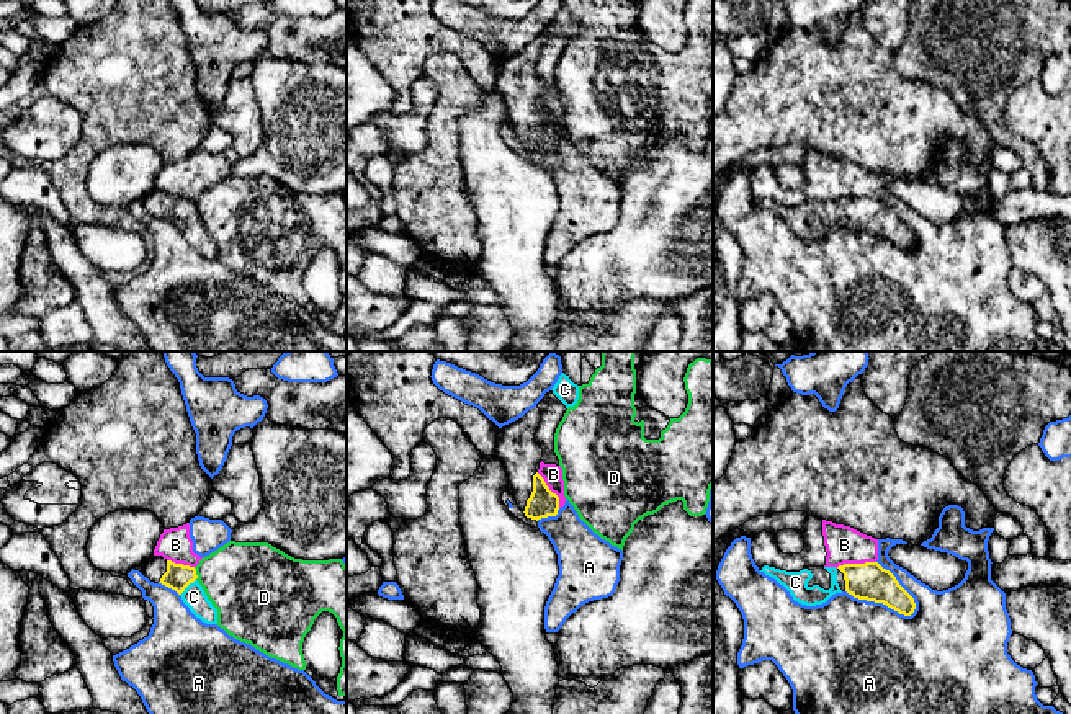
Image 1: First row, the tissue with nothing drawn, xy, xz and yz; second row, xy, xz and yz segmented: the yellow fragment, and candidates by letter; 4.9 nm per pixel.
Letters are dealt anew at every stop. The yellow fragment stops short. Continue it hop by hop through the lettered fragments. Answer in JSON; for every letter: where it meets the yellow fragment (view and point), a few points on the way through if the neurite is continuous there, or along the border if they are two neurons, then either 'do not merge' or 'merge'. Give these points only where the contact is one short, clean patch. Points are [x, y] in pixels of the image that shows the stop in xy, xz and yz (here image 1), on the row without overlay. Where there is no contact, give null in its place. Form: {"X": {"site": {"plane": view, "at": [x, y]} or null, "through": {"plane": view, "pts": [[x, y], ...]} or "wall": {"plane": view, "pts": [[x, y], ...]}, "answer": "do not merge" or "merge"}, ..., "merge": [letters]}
{"A": {"site": {"plane": "yz", "at": [882, 236]}, "answer": "do not merge"}, "B": {"site": {"plane": "yz", "at": [855, 198]}, "wall": {"plane": "yz", "pts": [[875, 195], [844, 196], [836, 201]]}, "answer": "do not merge"}, "C": {"site": {"plane": "xy", "at": [187, 219]}, "through": {"plane": "xy", "pts": [[177, 211], [187, 219], [193, 231]]}, "answer": "merge"}, "D": {"site": {"plane": "xy", "at": [195, 208]}, "answer": "do not merge"}, "merge": ["C"]}

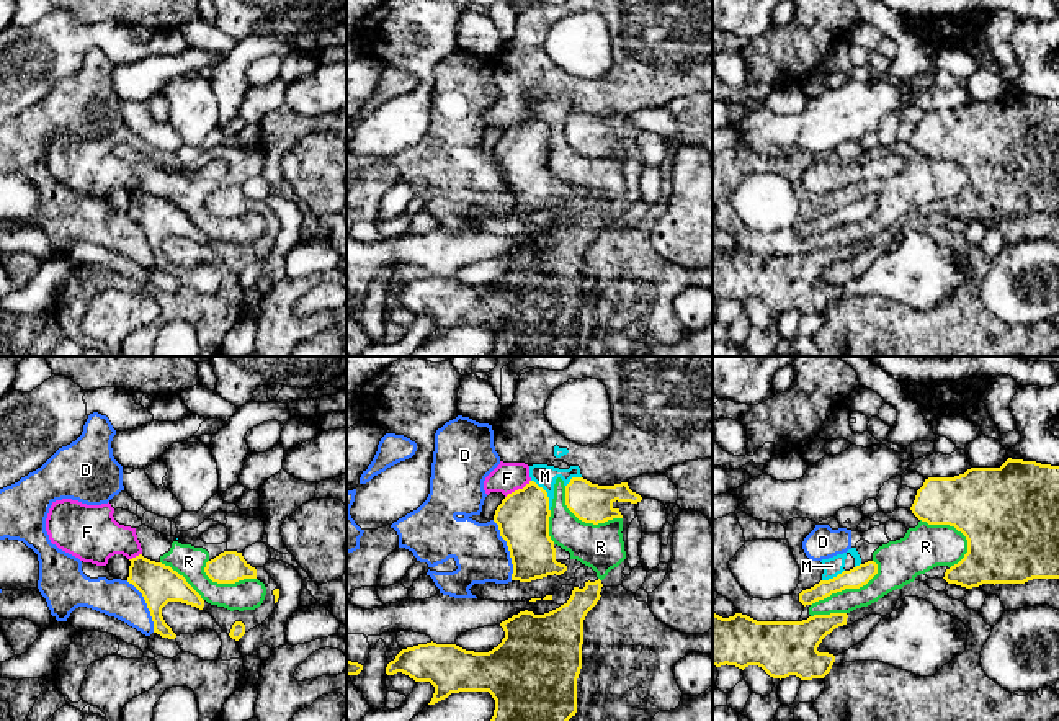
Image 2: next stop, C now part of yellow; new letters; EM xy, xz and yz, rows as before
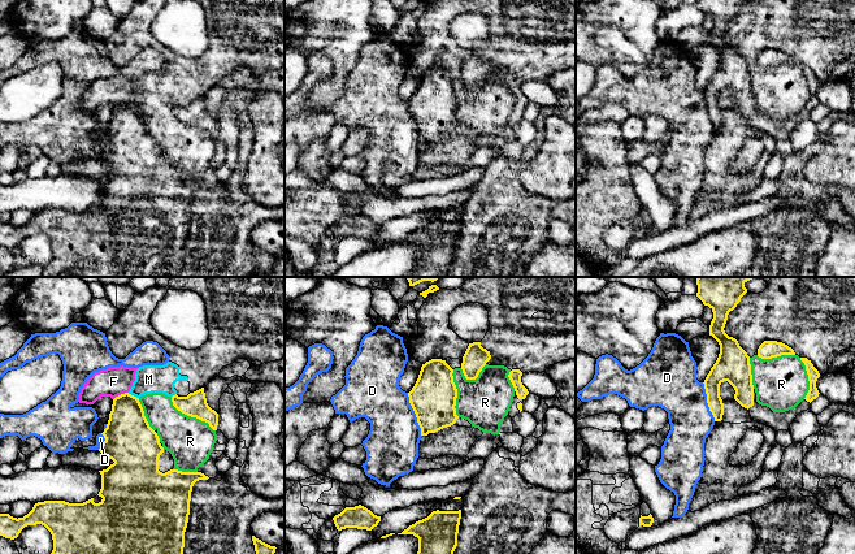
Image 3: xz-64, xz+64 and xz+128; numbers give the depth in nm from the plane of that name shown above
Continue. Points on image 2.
{"D": {"site": {"plane": "xz", "at": [509, 183]}, "answer": "do not merge"}, "F": {"site": {"plane": "xz", "at": [518, 123]}, "answer": "do not merge"}, "M": {"site": {"plane": "xz", "at": [546, 128]}, "wall": {"plane": "xz", "pts": [[531, 113], [546, 126], [549, 144]]}, "answer": "do not merge"}, "R": {"site": {"plane": "yz", "at": [956, 162]}, "answer": "do not merge"}, "merge": []}

